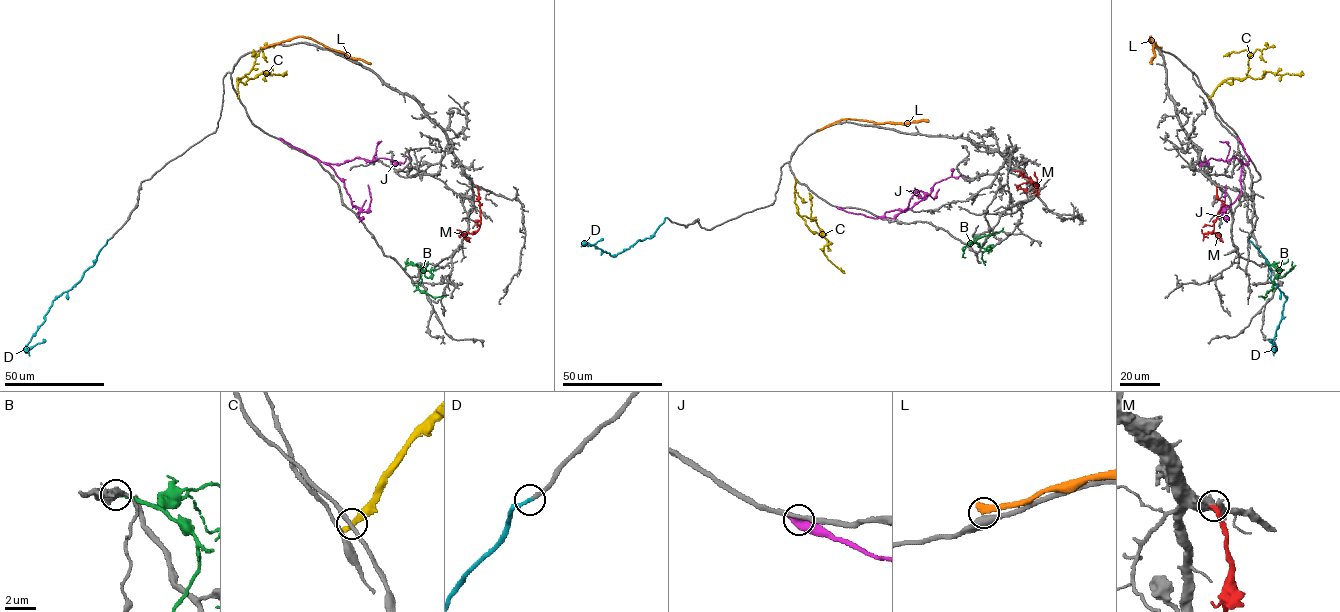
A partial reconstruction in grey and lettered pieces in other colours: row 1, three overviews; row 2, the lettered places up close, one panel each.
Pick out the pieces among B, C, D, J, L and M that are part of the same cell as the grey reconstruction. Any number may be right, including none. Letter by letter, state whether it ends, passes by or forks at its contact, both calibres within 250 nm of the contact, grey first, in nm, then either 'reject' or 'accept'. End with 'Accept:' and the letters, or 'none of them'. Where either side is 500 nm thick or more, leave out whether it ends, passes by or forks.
B: it ends; calibres 440 and 320 nm; reject
C: it ends; calibres 280 and 440 nm; reject
D: it ends; calibres 240 and 260 nm; accept
J: calibres 280 and 650 nm; reject
L: calibres 500 and 500 nm; reject
M: it ends; calibres 400 and 280 nm; accept
Accept: D, M

